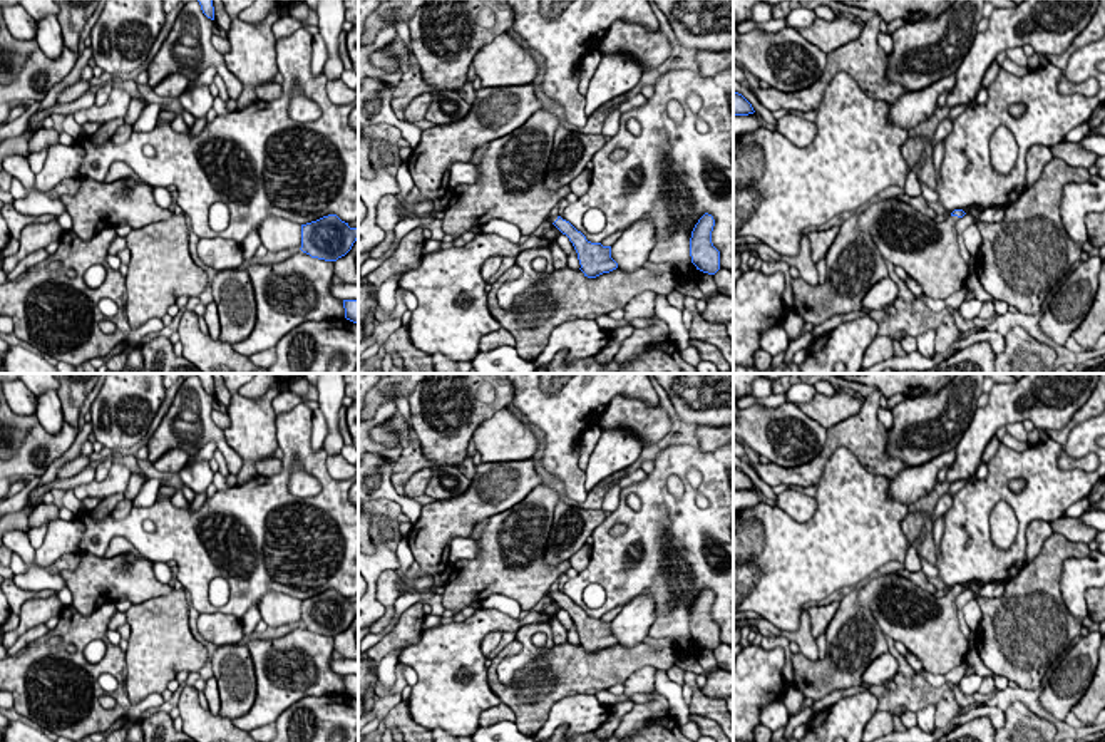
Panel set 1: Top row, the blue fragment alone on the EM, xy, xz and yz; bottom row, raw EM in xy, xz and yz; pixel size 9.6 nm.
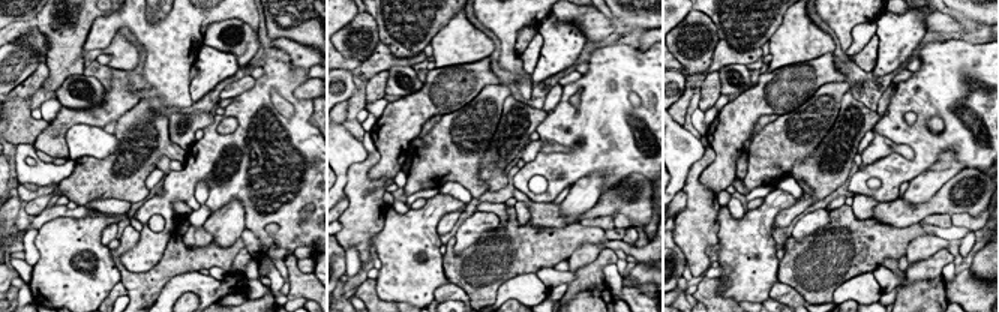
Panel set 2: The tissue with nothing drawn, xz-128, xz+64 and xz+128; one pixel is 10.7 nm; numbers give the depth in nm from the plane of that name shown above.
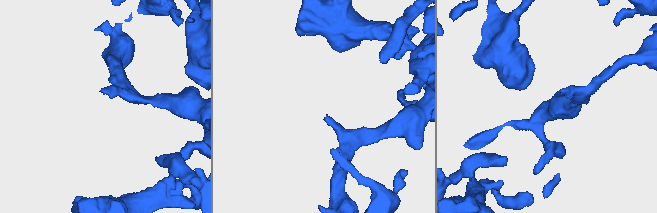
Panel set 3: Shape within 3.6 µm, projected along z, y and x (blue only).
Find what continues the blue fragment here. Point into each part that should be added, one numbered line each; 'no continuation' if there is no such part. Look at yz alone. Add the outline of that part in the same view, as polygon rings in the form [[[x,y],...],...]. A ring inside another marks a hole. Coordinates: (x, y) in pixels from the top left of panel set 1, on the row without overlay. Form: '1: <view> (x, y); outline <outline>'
1: yz (928, 627); outline [[[886,573],[871,576],[857,601],[872,613],[886,636],[901,642],[907,652],[921,660],[926,672],[944,675],[966,662],[969,648],[968,636],[959,630],[954,603],[958,595],[958,591],[949,590],[946,596],[936,598],[904,576]]]

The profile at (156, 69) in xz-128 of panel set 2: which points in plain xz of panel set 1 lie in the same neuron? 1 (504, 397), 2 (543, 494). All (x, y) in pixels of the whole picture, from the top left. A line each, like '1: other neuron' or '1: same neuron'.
1: other neuron
2: other neuron

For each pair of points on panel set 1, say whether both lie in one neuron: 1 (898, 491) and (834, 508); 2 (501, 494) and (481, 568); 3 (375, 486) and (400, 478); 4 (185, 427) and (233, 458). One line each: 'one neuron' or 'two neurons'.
1: two neurons
2: two neurons
3: two neurons
4: one neuron

